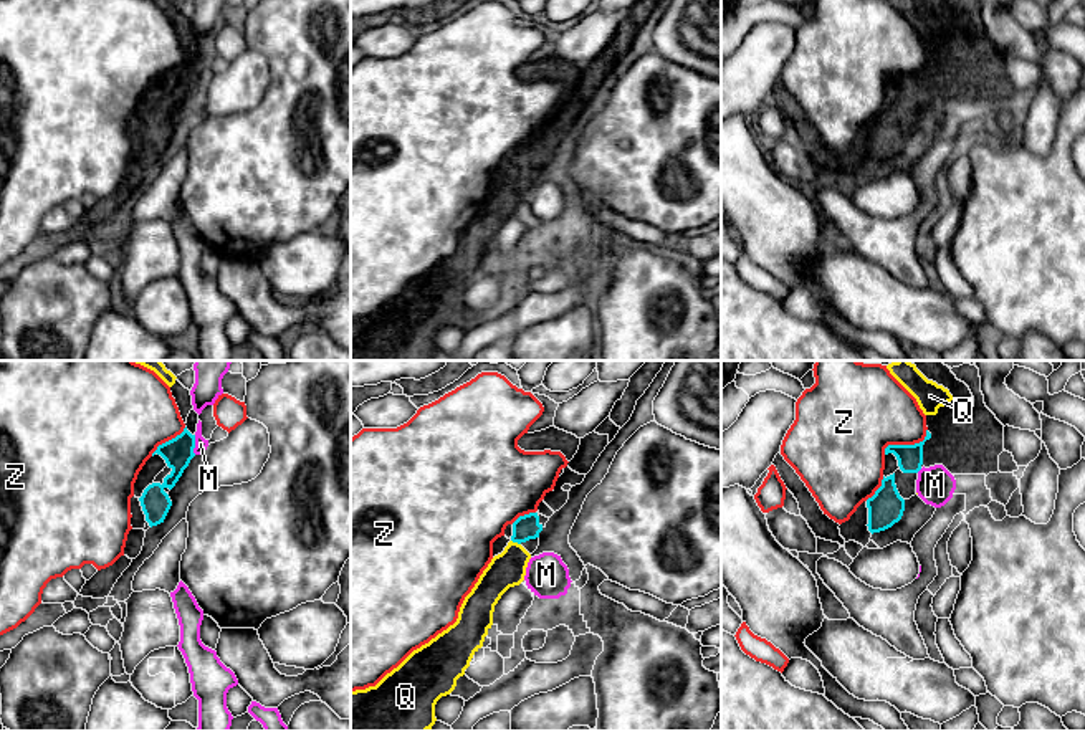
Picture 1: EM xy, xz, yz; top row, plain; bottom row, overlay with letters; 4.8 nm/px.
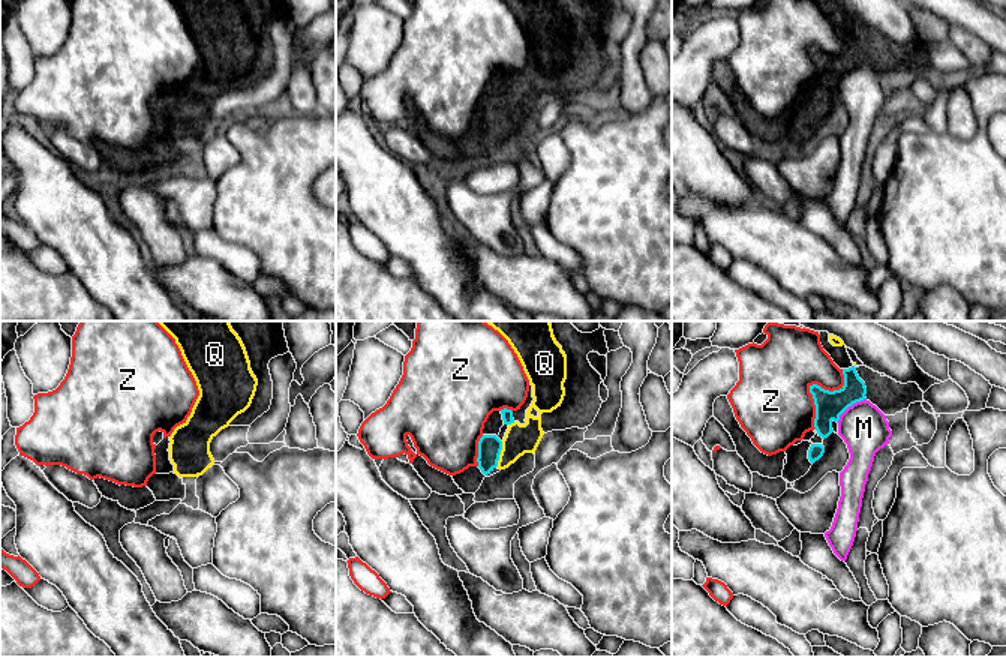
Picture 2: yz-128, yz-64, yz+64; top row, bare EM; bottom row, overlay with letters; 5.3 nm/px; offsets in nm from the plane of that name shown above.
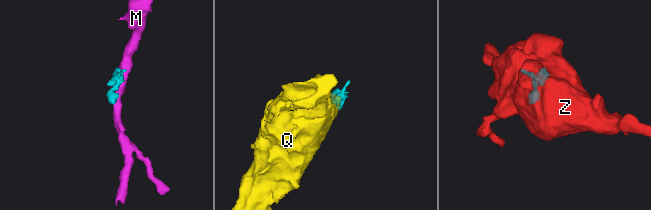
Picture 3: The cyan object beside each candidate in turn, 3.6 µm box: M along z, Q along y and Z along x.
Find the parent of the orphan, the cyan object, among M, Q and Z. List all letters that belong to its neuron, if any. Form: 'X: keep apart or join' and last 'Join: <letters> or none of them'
M: keep apart
Q: join
Z: keep apart
Join: Q

